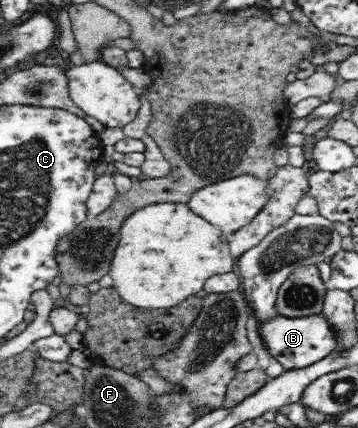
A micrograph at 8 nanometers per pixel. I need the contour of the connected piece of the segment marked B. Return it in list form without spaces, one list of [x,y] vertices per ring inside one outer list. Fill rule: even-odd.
[[[322,312],[304,317],[276,314],[264,318],[257,324],[257,334],[266,351],[276,358],[285,370],[303,368],[316,363],[330,355],[340,345],[338,330],[328,322],[328,318]]]

